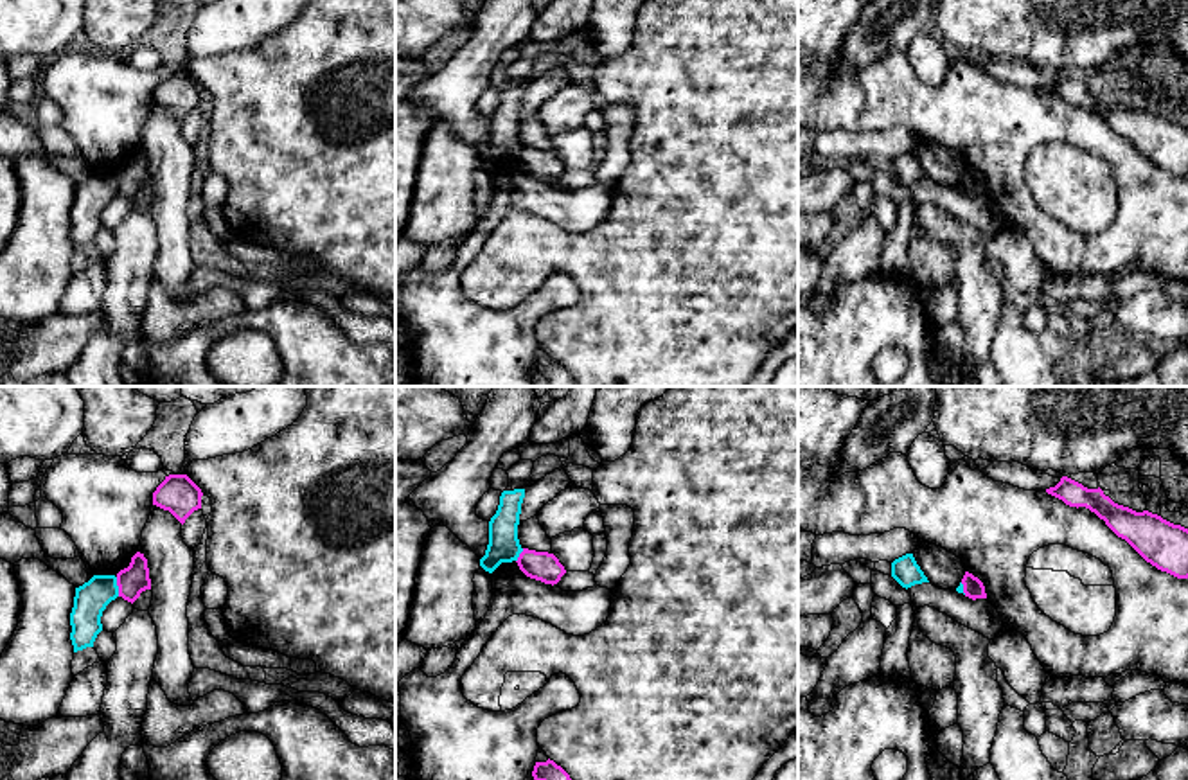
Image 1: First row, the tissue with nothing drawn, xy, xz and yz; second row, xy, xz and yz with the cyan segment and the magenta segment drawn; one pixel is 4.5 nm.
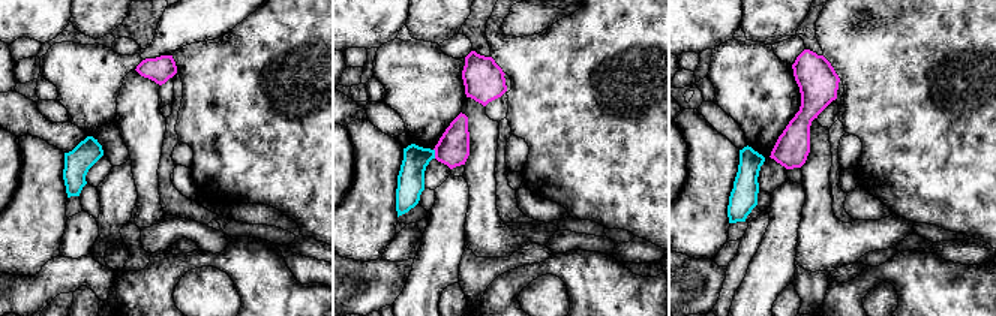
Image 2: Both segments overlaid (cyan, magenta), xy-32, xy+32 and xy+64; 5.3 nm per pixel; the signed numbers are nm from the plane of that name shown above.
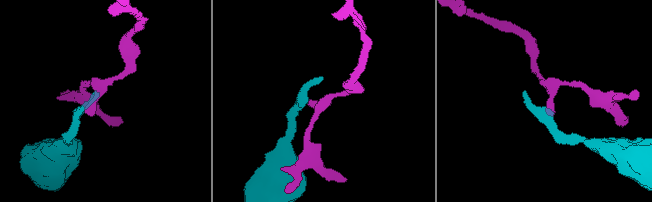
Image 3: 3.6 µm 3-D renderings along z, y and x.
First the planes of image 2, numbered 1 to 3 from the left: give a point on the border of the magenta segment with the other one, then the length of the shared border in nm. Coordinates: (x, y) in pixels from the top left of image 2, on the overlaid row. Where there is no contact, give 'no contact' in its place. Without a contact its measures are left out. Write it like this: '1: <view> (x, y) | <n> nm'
1: no contact
2: xy+32 (434, 153) | 60 nm
3: no contact

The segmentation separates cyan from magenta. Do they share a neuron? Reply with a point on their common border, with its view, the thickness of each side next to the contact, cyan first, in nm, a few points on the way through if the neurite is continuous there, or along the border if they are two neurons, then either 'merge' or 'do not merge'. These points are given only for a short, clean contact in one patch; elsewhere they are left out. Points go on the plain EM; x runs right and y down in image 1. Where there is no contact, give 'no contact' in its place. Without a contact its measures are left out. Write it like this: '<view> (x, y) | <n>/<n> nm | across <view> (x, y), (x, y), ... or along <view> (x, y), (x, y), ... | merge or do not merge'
xy (117, 184) | 150/140 nm | along xy (115, 175), (119, 193) | do not merge

